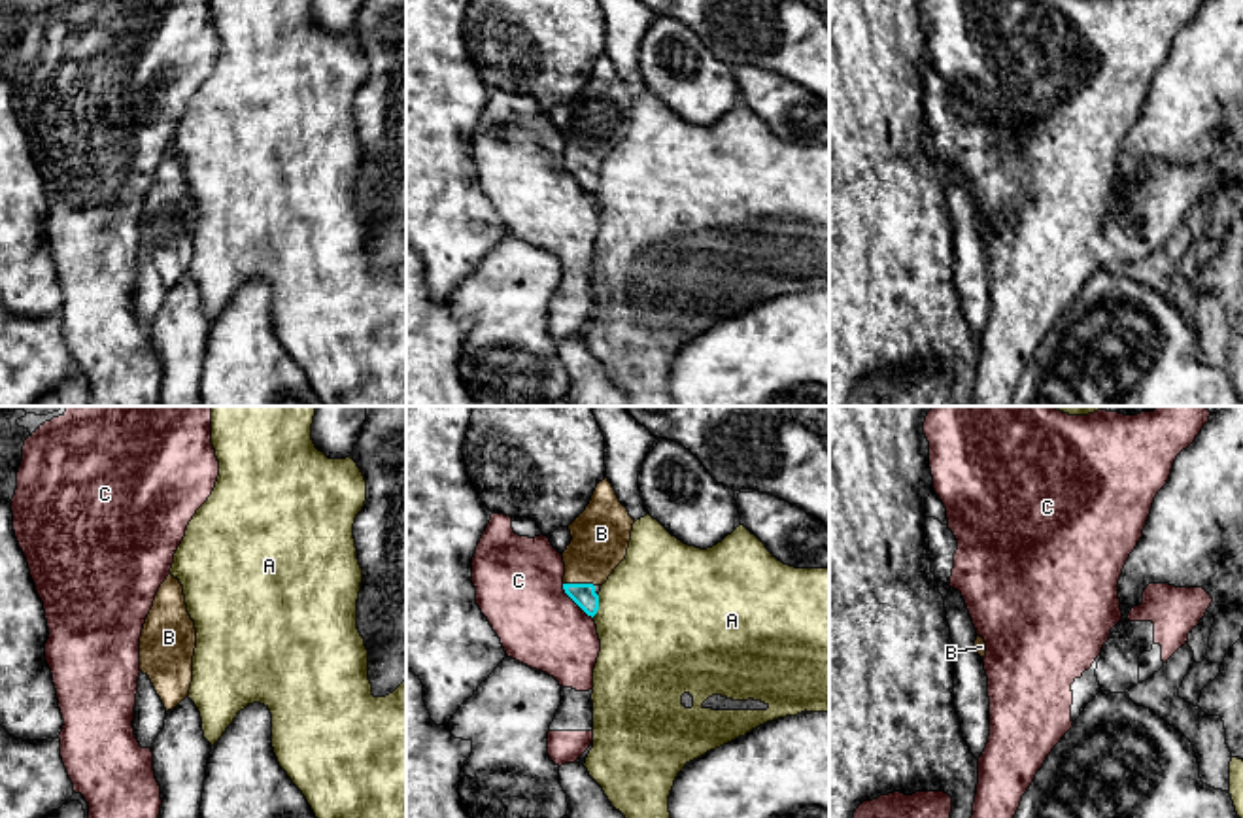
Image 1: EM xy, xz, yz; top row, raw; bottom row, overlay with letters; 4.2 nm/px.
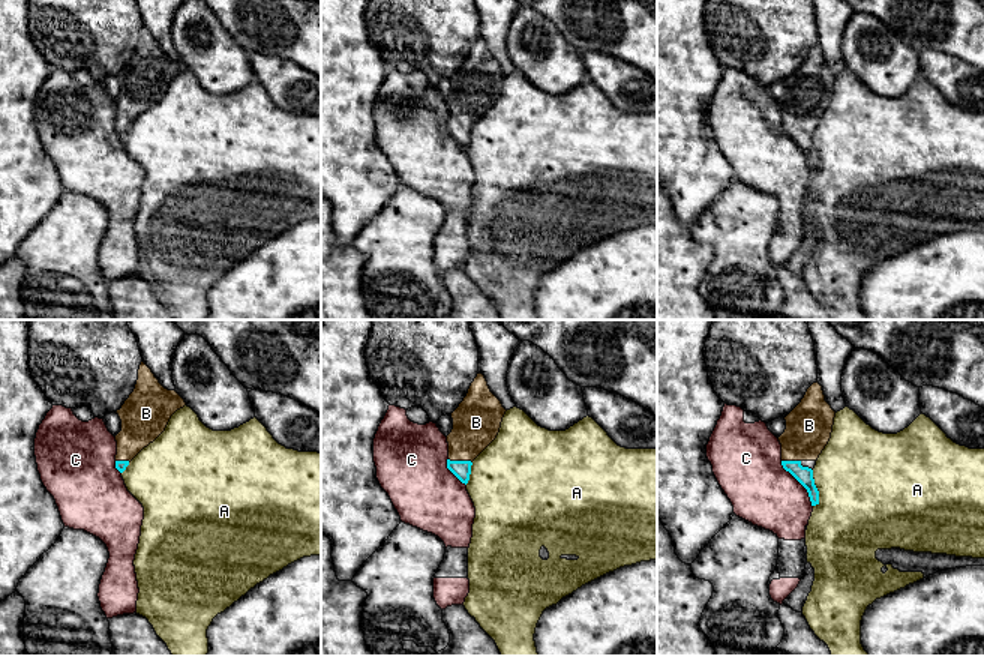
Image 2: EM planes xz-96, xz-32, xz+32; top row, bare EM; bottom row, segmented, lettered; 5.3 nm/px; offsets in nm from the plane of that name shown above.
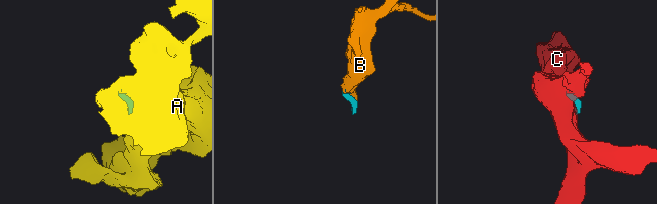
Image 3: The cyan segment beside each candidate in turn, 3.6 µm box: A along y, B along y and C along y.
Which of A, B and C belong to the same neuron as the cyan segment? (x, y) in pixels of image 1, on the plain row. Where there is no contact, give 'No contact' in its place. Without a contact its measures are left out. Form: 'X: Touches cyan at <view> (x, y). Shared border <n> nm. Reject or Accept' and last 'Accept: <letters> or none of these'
A: Touches cyan at xz (597, 184). Shared border 100 nm. Reject
B: Touches cyan at xz (578, 161). Shared border 140 nm. Accept
C: Touches cyan at xz (575, 178). Shared border 200 nm. Reject
Accept: B

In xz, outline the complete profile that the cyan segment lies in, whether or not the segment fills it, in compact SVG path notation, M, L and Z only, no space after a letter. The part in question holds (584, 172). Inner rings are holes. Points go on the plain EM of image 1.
M604 55L597 60L586 87L569 102L572 117L561 130L563 166L591 195L599 187L595 164L603 162L625 136L633 100Z

